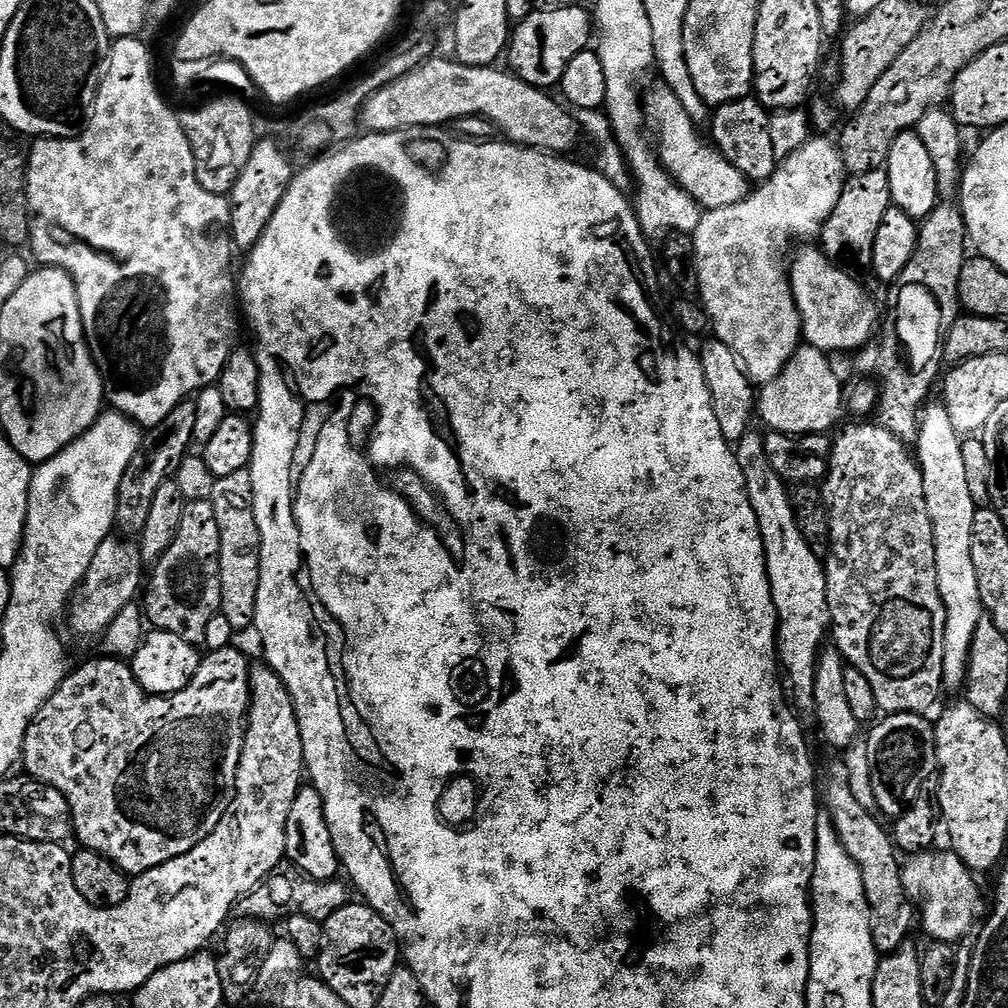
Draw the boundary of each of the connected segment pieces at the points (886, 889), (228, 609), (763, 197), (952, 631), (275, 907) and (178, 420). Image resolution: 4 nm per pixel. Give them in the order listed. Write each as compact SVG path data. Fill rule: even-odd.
M838 758L828 768L828 785L823 785L822 800L828 803L827 815L832 821L832 825L836 827L838 838L844 846L846 852L850 854L850 858L854 858L854 862L858 866L858 870L862 874L862 886L866 890L866 902L870 910L870 934L874 938L874 946L877 953L887 954L896 952L909 939L908 936L912 932L912 920L914 924L914 904L908 899L906 890L902 886L902 860L898 855L898 849L890 835L889 829L883 828L875 819L873 813L861 805L854 798L853 791L850 790L850 774L847 773L847 766L843 759Z
M248 468L238 474L219 477L211 498L214 515L218 518L220 535L220 573L222 574L222 602L220 612L234 630L251 629L256 623L258 606L258 578L260 577L260 531L254 518L254 482Z
M824 134L813 135L801 148L794 150L789 156L783 157L782 163L777 167L774 175L772 175L770 179L763 181L763 183L757 187L760 188L757 192L755 189L747 198L734 206L707 209L700 217L696 231L691 233L694 250L698 254L698 282L700 283L699 303L702 305L704 313L708 315L708 323L711 331L714 333L715 339L722 341L722 343L735 354L736 359L744 366L744 373L751 378L753 385L756 386L763 386L774 378L778 378L778 374L784 369L786 362L790 362L790 358L802 344L802 325L800 315L798 314L798 306L792 297L792 286L789 273L786 271L786 256L784 260L784 251L787 250L788 243L790 243L791 240L800 240L796 242L808 242L811 241L808 240L811 236L812 239L819 237L826 218L830 218L830 210L834 210L834 206L838 204L838 198L844 189L846 183L844 159L842 158L839 147L837 147L833 141L831 144L828 139L829 137Z
M929 403L923 409L920 435L915 447L922 470L926 510L932 519L938 590L946 610L944 645L942 646L942 688L945 693L965 687L968 678L970 650L978 622L986 615L978 594L978 574L974 574L972 531L977 504L970 498L966 483L966 466L962 462L962 436L956 431L952 416L943 403Z
M288 866L283 870L273 872L250 895L243 896L234 912L240 918L265 922L273 922L272 920L284 922L290 916L306 914L306 918L314 918L314 922L325 924L330 917L338 914L338 910L353 903L353 900L353 889L343 879L311 880L305 872L299 872L297 868Z
M189 398L181 402L157 428L151 429L143 437L139 454L132 459L132 465L128 467L126 474L122 474L122 486L118 486L115 527L121 533L132 538L143 533L146 518L150 518L150 505L154 503L154 494L158 494L158 486L162 486L162 482L166 482L176 473L185 456L193 451L195 422L196 401Z

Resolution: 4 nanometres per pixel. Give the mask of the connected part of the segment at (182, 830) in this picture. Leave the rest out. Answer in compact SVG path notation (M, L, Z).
M229 646L217 652L208 652L201 659L198 674L180 692L173 696L150 696L142 690L142 686L134 678L131 667L123 659L107 658L108 660L88 660L81 668L73 667L64 681L54 690L54 694L38 710L32 724L26 730L24 739L24 755L22 768L31 779L40 781L56 788L66 798L72 809L72 827L75 839L80 839L89 852L102 854L110 862L114 862L122 871L129 874L149 872L151 868L162 866L198 846L222 822L226 810L236 795L236 779L238 766L244 749L244 733L248 728L248 673L250 663L236 646Z

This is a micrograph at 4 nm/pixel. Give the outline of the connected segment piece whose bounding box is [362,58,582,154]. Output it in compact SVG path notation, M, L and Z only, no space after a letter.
M455 58L436 59L425 60L411 74L380 88L367 100L362 109L362 124L369 133L401 132L407 128L438 128L448 126L451 120L453 123L467 116L481 116L496 124L505 141L521 144L523 148L539 148L542 152L575 153L572 151L579 146L580 138L582 140L581 126L575 115L559 99L556 101L545 89L530 86L511 71L499 72L499 67L496 66L479 68L466 66Z

